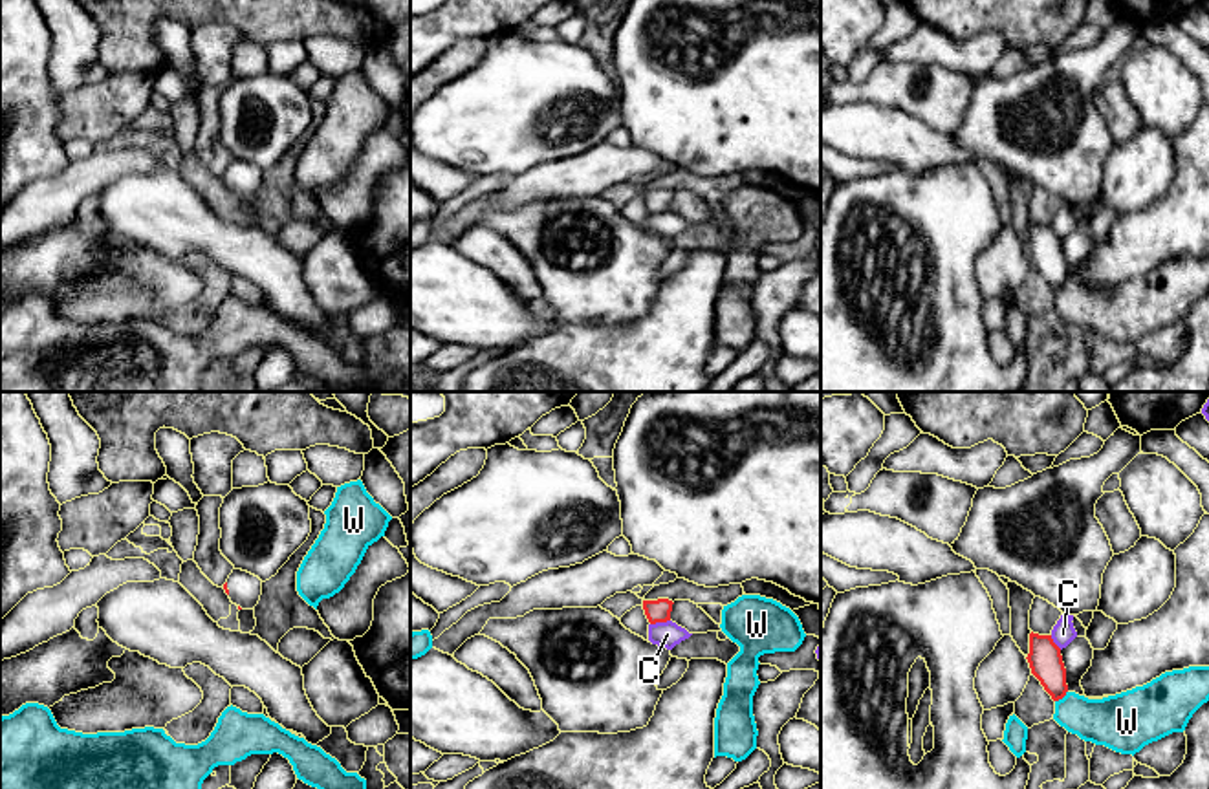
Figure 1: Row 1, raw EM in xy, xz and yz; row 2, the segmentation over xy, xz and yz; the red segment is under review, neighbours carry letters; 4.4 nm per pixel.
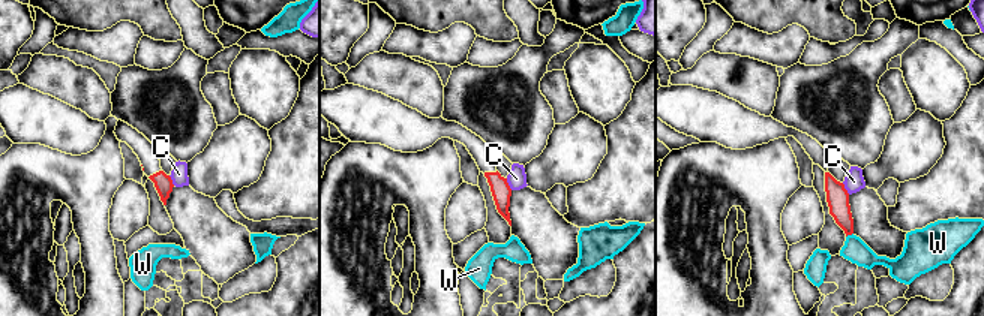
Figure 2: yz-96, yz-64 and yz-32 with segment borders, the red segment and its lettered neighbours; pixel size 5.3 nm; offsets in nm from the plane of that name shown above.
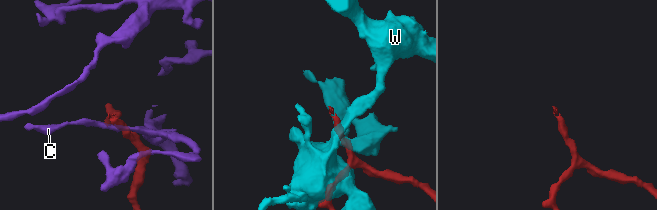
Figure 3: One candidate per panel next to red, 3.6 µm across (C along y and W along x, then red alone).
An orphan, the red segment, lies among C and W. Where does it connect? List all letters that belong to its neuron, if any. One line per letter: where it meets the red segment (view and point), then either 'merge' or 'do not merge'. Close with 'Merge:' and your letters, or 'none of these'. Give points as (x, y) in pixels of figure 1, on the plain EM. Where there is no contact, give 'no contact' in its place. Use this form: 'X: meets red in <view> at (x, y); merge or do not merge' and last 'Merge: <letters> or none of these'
C: meets red in xz at (660, 211); do not merge
W: meets red in yz at (1061, 288); do not merge
Merge: none of these

